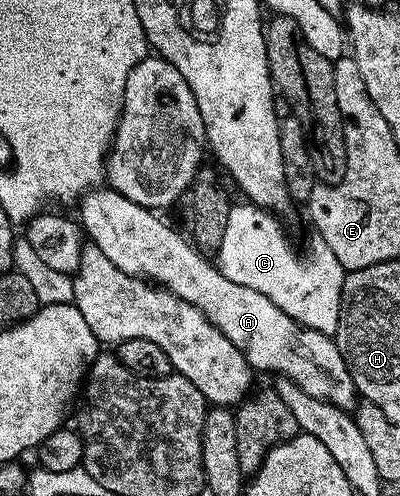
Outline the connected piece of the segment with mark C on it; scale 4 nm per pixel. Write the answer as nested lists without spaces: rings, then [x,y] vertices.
[[[250,202],[232,203],[225,235],[217,253],[217,267],[229,282],[249,286],[257,294],[265,294],[273,306],[285,310],[289,318],[307,328],[334,337],[339,321],[341,290],[345,269],[337,262],[337,254],[325,246],[317,234],[304,256],[298,256],[285,229],[279,225],[280,217]]]

